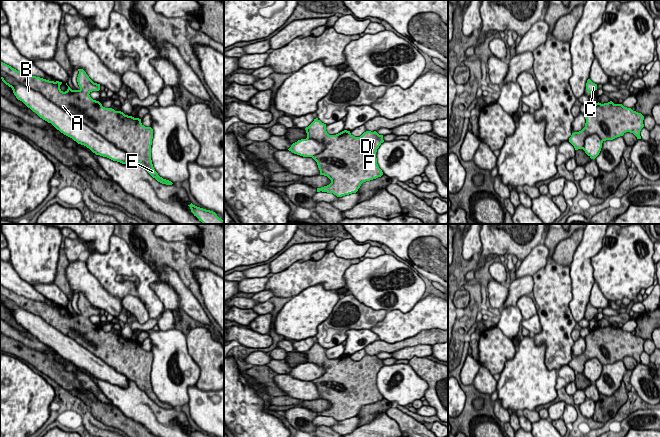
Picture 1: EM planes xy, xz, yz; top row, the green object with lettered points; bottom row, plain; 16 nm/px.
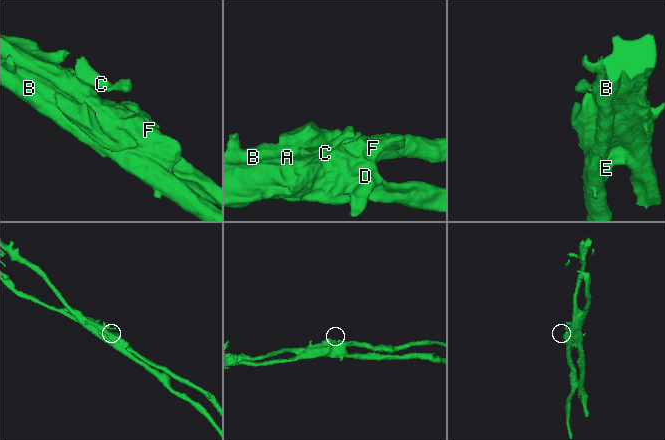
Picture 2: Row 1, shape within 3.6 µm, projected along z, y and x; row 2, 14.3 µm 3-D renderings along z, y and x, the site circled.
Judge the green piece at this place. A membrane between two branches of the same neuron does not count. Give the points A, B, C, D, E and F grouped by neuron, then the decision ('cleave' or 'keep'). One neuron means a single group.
groups A C D E F / B; cleave

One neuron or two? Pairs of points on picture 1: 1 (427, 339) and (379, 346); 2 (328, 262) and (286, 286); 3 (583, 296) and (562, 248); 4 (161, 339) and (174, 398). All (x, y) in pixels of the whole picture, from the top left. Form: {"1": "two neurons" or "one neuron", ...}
{"1": "one neuron", "2": "one neuron", "3": "two neurons", "4": "one neuron"}

